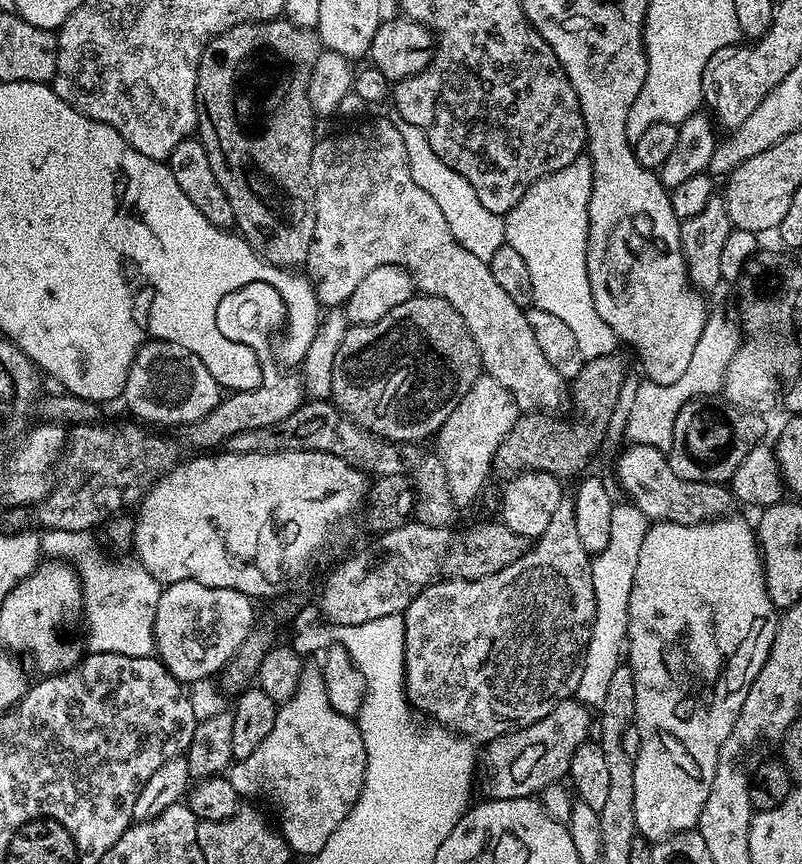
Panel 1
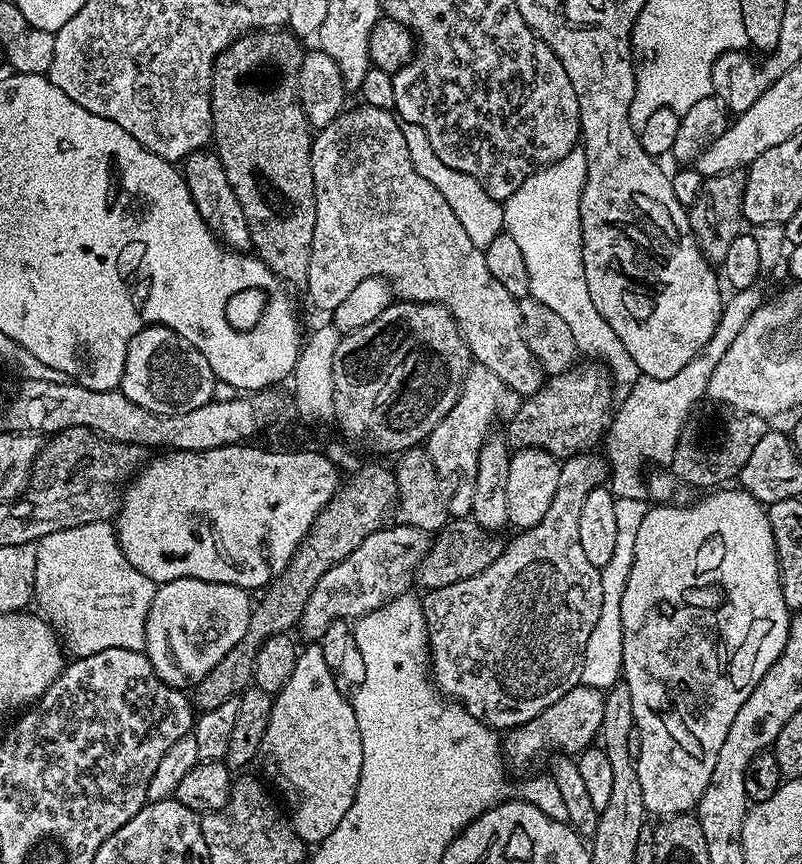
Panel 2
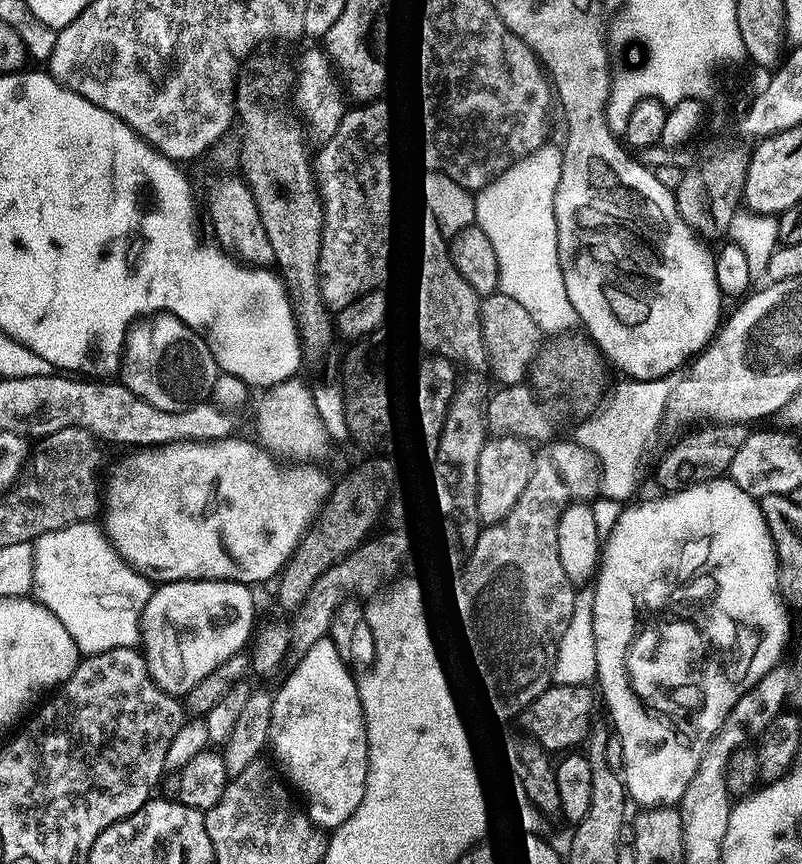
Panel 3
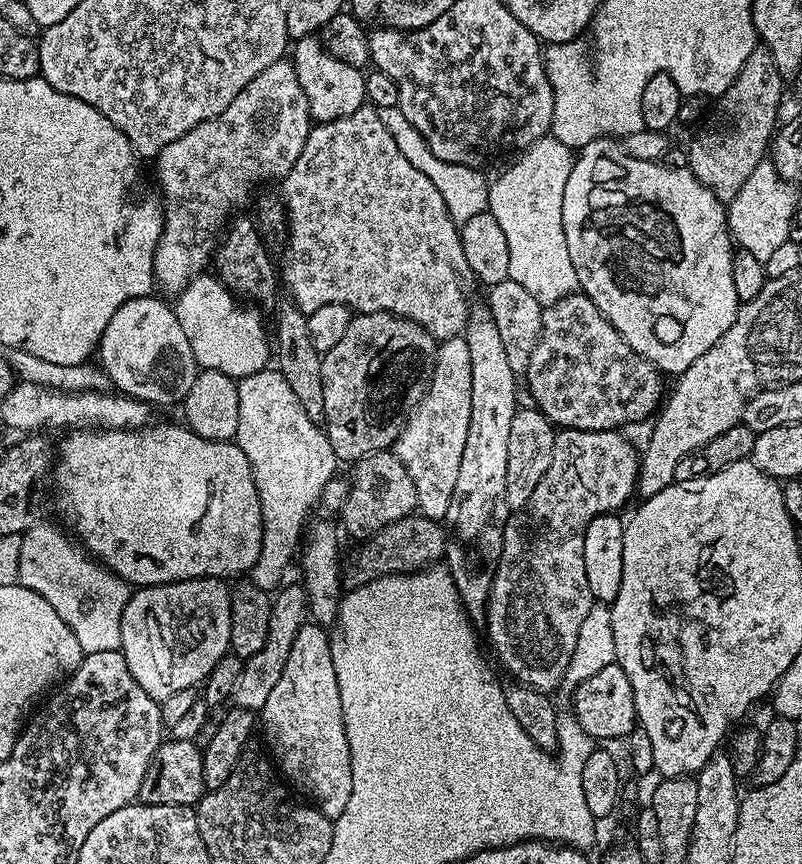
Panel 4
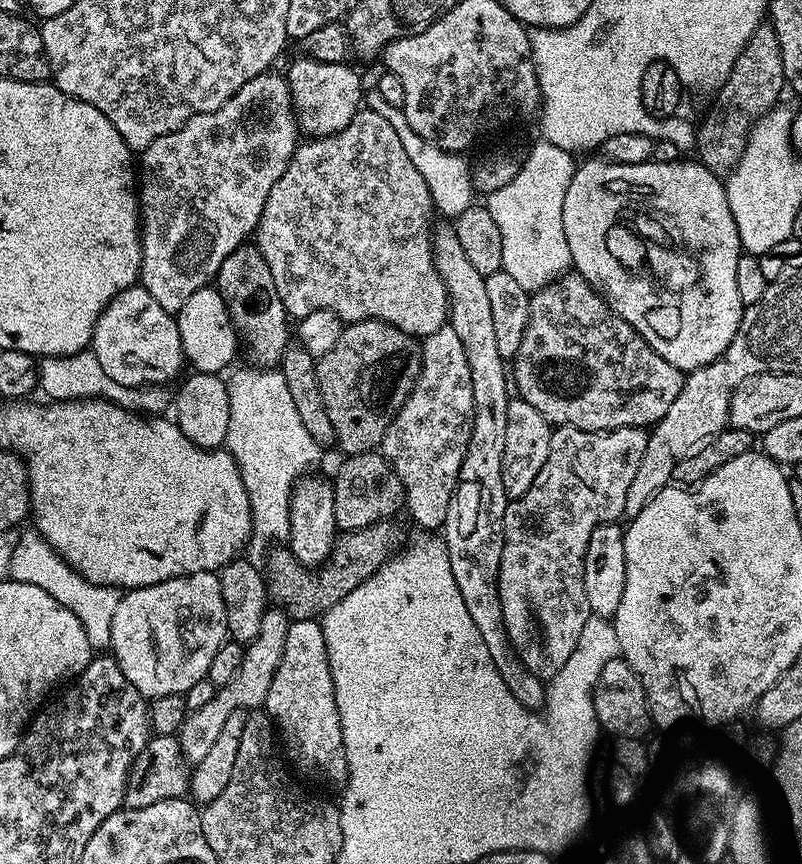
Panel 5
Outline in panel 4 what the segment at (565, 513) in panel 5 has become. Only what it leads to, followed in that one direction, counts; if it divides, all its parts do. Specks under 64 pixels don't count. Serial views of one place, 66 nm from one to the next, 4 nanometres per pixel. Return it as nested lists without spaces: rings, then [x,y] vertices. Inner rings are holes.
[[[565,428],[557,431],[554,438],[554,450],[550,458],[550,466],[542,478],[538,482],[538,486],[534,486],[534,490],[528,495],[532,500],[532,504],[560,504],[560,508],[532,508],[532,516],[520,516],[520,536],[516,536],[516,520],[509,516],[512,522],[512,528],[504,528],[504,545],[500,551],[500,561],[496,567],[494,574],[494,582],[490,590],[490,598],[488,599],[488,614],[486,617],[486,625],[488,624],[488,640],[492,643],[492,648],[496,651],[496,656],[500,659],[500,664],[506,671],[512,675],[513,681],[526,684],[530,688],[536,688],[539,692],[551,693],[552,688],[560,688],[564,682],[564,672],[568,668],[570,658],[574,654],[574,646],[578,646],[578,630],[582,630],[582,622],[586,622],[586,614],[590,614],[590,610],[594,606],[592,595],[590,594],[590,582],[586,581],[586,562],[584,561],[584,535],[586,534],[586,526],[590,526],[590,522],[594,518],[605,514],[616,514],[621,510],[620,507],[627,502],[636,492],[636,476],[640,472],[640,456],[638,448],[632,444],[626,437],[625,433],[620,430],[610,432],[587,432],[586,430],[578,430],[577,428]]]

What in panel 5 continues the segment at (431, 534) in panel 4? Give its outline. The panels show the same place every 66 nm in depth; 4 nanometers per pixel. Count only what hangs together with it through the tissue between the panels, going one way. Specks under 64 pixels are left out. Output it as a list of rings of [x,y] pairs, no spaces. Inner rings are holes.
[[[392,518],[384,519],[368,528],[345,531],[337,535],[336,543],[332,545],[332,553],[318,571],[305,568],[287,547],[273,547],[266,561],[266,583],[271,603],[282,608],[292,620],[319,617],[342,598],[346,598],[350,590],[362,586],[366,578],[374,575],[387,560],[396,555],[404,538],[404,532],[396,522]]]

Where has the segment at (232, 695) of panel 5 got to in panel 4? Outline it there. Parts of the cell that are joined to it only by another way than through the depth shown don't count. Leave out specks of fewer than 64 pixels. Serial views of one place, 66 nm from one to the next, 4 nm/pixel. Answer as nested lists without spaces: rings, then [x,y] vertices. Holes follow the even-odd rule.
[[[301,583],[290,584],[281,587],[273,597],[270,610],[270,630],[266,634],[266,646],[258,654],[254,654],[249,660],[244,661],[244,669],[238,674],[234,704],[238,708],[250,708],[263,710],[266,706],[266,698],[274,691],[274,685],[282,676],[282,670],[289,660],[290,647],[293,646],[297,632],[305,623],[307,607],[307,589]]]

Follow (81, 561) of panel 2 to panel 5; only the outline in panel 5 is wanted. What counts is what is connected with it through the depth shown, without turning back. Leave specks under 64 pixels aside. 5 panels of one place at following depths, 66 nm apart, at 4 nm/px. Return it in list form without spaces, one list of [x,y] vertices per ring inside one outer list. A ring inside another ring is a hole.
[[[35,530],[21,531],[18,544],[11,555],[9,577],[18,582],[30,582],[30,586],[39,586],[46,590],[50,598],[66,606],[82,622],[82,630],[86,630],[86,638],[90,638],[93,649],[104,650],[110,645],[110,625],[114,622],[114,609],[122,595],[121,589],[111,588],[109,584],[95,584],[82,574],[75,572],[67,562],[59,556]]]

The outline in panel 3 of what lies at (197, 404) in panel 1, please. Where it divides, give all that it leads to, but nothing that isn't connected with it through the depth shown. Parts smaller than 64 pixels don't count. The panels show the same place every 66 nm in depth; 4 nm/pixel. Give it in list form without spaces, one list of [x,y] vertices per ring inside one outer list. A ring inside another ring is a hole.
[[[152,314],[137,319],[123,338],[119,379],[135,396],[158,406],[158,410],[177,412],[189,407],[197,399],[196,352],[191,339],[190,329],[176,316]]]

